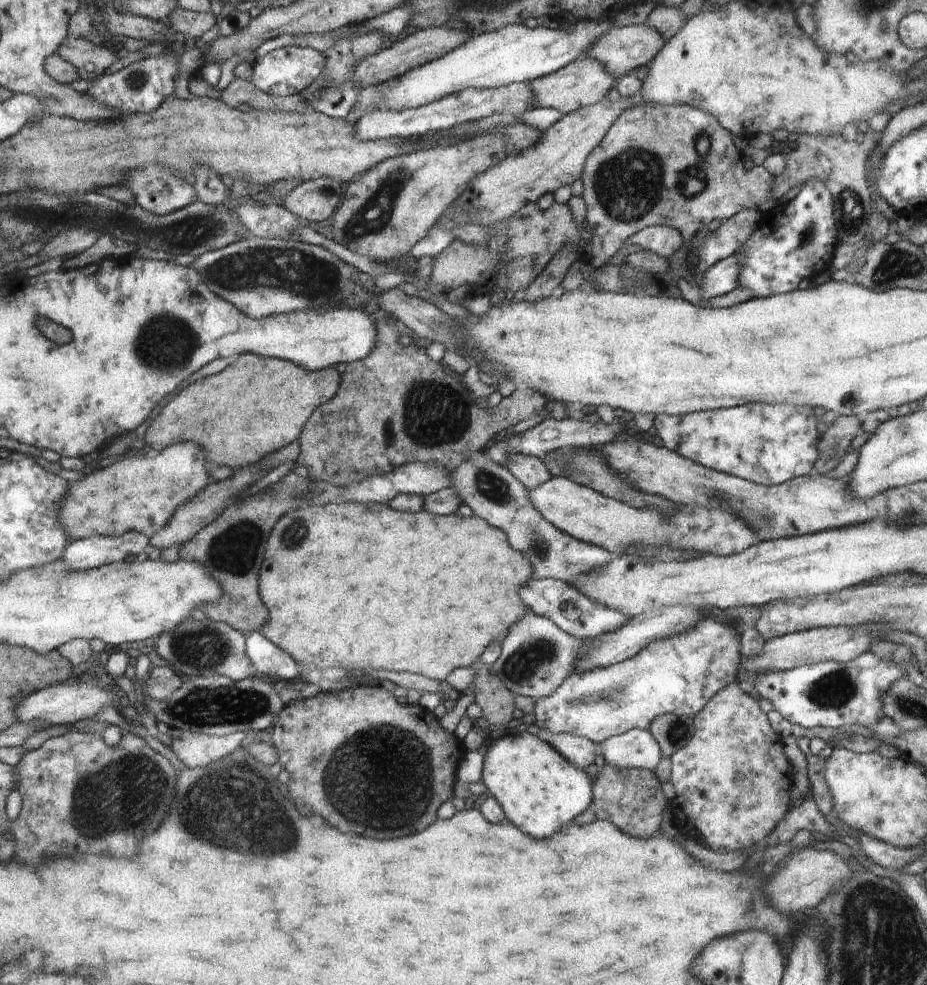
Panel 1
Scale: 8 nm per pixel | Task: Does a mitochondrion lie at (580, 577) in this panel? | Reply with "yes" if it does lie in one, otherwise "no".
no

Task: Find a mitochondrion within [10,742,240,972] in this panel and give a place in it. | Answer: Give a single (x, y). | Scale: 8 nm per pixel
(132, 791)

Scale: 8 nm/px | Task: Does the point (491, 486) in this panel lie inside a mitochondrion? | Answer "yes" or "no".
yes

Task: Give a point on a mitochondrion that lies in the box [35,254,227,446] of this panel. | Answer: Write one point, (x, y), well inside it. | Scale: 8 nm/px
(165, 343)

